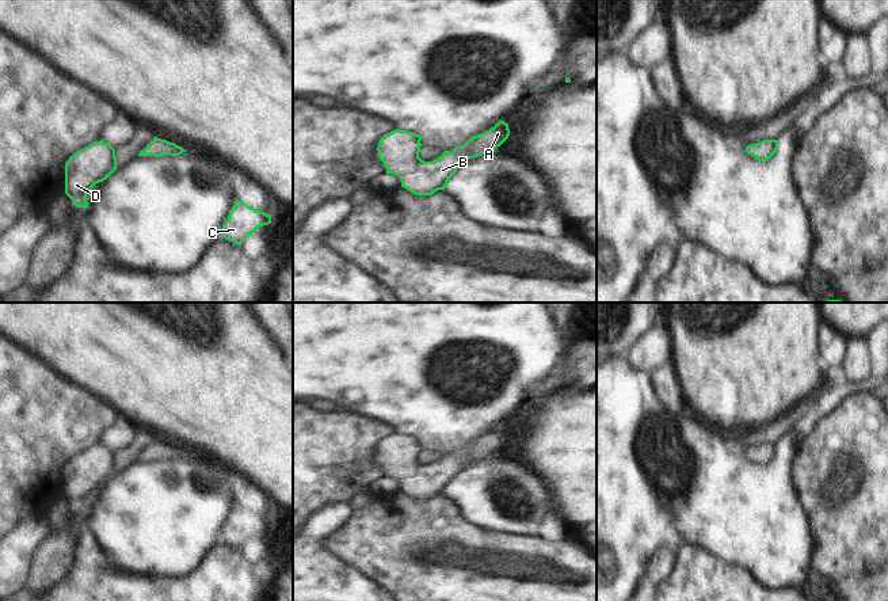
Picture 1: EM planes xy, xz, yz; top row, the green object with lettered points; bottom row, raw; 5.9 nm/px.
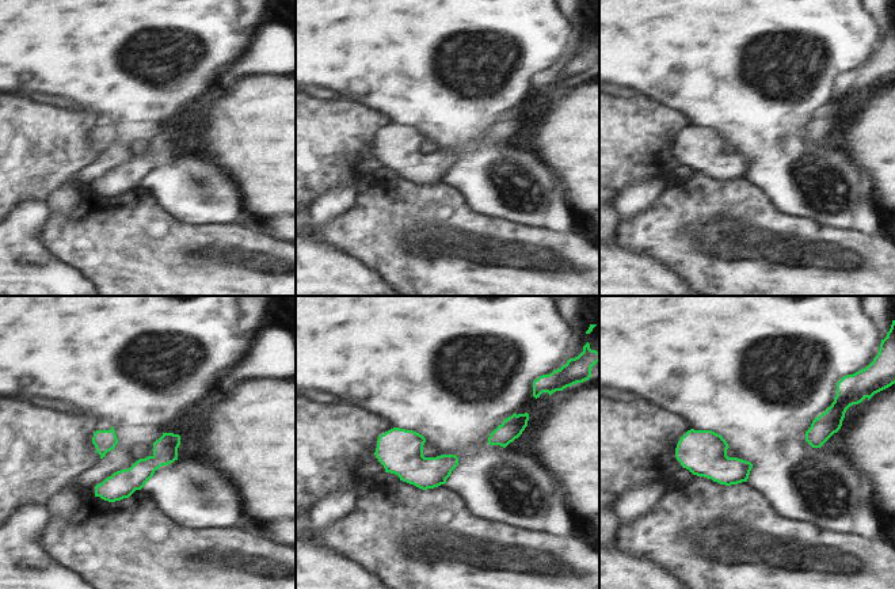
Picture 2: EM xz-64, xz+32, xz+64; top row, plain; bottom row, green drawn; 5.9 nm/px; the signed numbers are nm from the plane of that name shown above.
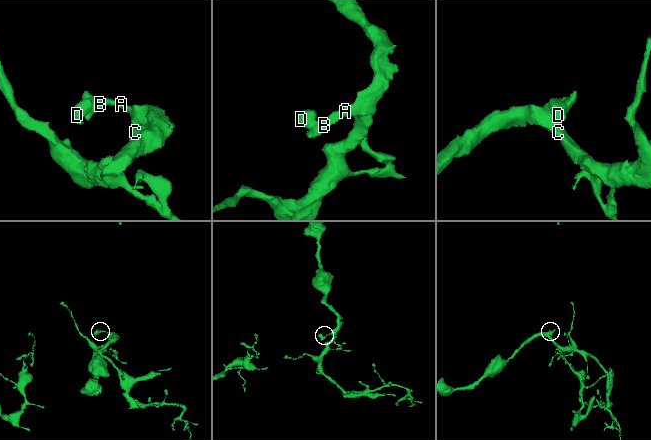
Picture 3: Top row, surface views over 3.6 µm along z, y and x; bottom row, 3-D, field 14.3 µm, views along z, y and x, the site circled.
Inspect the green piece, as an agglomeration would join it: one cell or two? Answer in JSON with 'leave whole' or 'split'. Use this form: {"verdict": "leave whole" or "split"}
{"verdict": "leave whole"}

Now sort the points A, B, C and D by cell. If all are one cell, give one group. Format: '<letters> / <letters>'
A B C D

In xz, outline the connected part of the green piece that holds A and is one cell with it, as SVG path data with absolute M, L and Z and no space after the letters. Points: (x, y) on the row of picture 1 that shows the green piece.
M499 121L451 152L445 151L435 161L424 161L419 157L422 136L396 129L380 140L377 151L386 174L397 175L401 187L415 195L432 195L445 190L450 178L466 160L495 152L508 136L508 123Z

